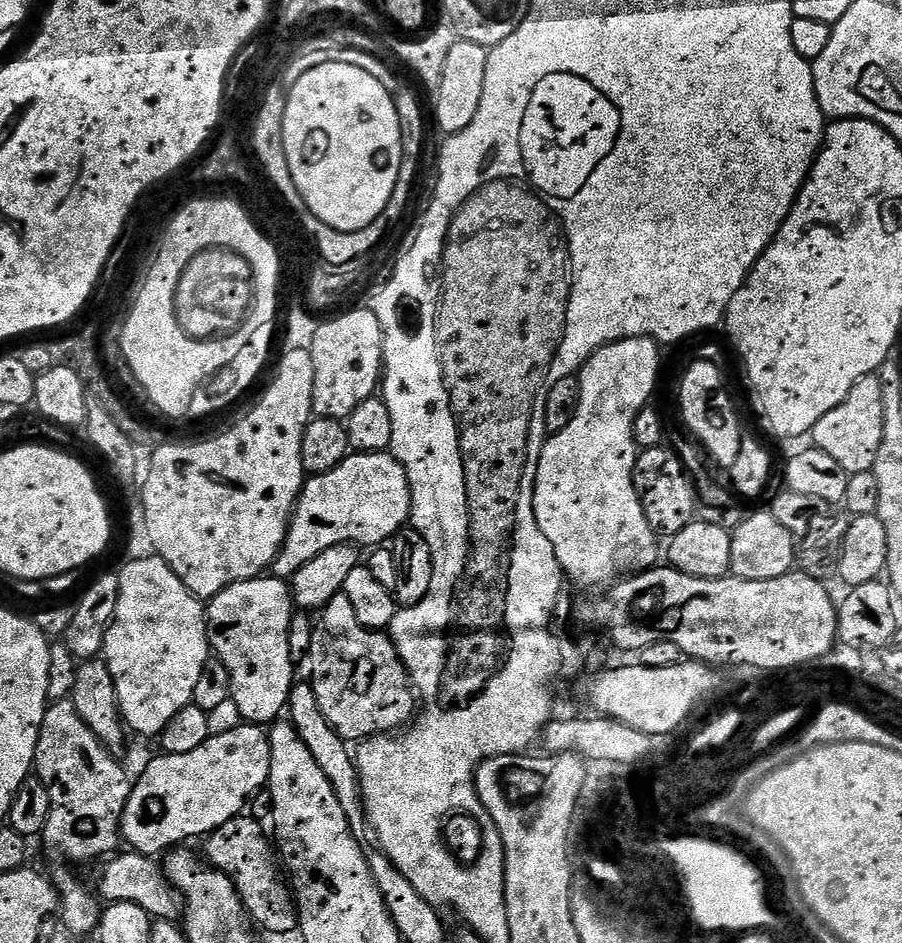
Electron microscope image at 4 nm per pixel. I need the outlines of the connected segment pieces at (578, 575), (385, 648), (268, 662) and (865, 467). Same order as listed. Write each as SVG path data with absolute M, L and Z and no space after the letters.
M648 336L616 340L599 348L584 363L578 373L580 397L578 410L566 430L551 433L545 439L538 462L534 486L534 514L542 534L554 546L561 573L584 588L611 585L617 578L627 578L637 572L657 567L656 555L662 548L656 545L658 534L650 526L642 510L642 502L632 481L638 445L633 436L635 422L642 409L649 407L660 376L661 345Z
M342 594L330 598L328 605L315 617L307 659L312 662L312 672L316 675L314 687L318 705L326 710L330 726L346 741L359 742L369 736L395 733L415 717L418 697L412 686L412 677L405 670L391 635L364 628L358 618L354 618L354 606L350 606L350 598Z
M271 574L231 584L229 588L207 601L208 643L215 659L222 661L226 670L230 670L232 701L238 706L241 721L253 726L268 726L279 717L276 715L280 711L283 713L289 707L289 696L294 685L292 678L294 663L288 635L293 615L294 601L291 587L283 579Z
M873 374L861 378L852 387L850 394L846 394L846 398L842 402L838 402L838 406L834 406L834 410L830 410L830 414L822 414L822 418L818 418L818 422L812 427L810 440L815 447L822 449L826 454L830 454L830 458L835 458L838 461L838 466L842 466L842 470L846 470L849 476L853 476L854 474L872 471L874 462L878 458L878 446L882 446L883 425L882 382L879 375Z

